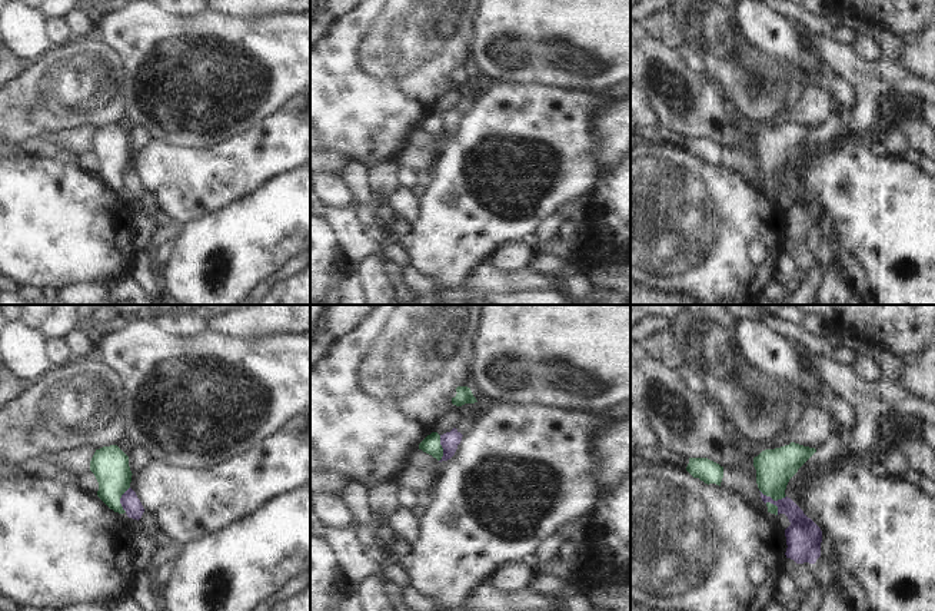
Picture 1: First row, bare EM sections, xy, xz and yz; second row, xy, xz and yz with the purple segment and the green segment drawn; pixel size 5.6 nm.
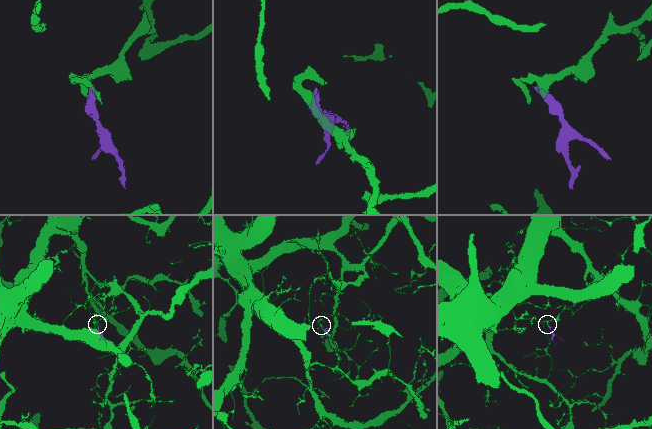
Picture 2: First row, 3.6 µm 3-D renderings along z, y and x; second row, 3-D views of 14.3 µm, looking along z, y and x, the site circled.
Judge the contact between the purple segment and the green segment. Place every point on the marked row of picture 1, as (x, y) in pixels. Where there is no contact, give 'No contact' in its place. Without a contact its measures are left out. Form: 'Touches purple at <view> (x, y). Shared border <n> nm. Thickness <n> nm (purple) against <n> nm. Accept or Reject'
Touches purple at yz (774, 501). Shared border 180 nm. Thickness 190 nm (purple) against 200 nm. Reject

